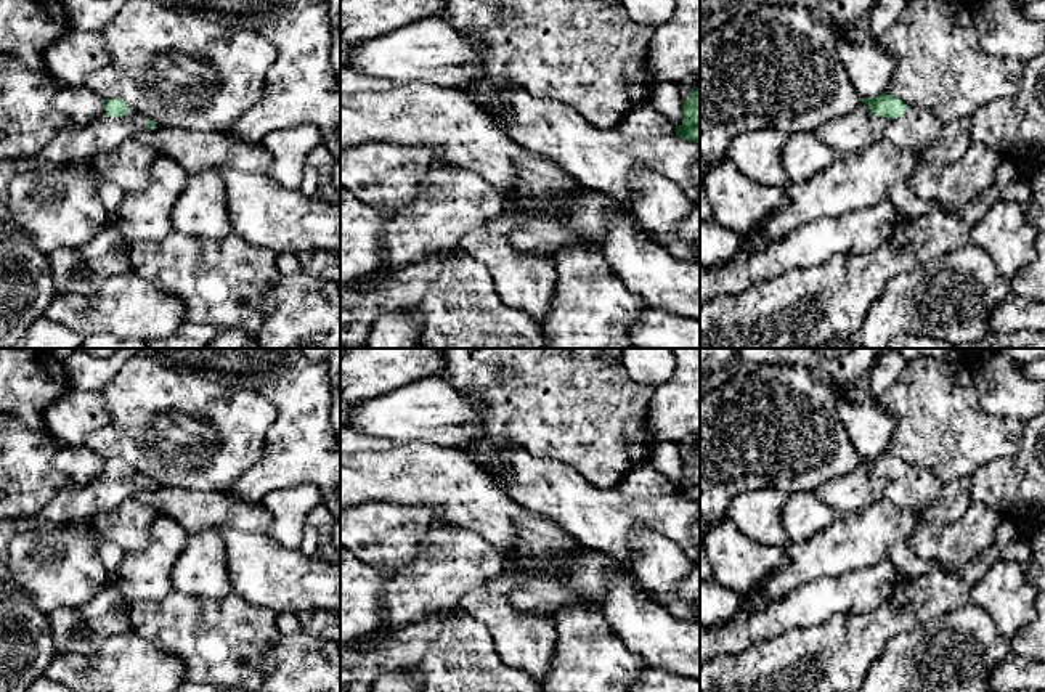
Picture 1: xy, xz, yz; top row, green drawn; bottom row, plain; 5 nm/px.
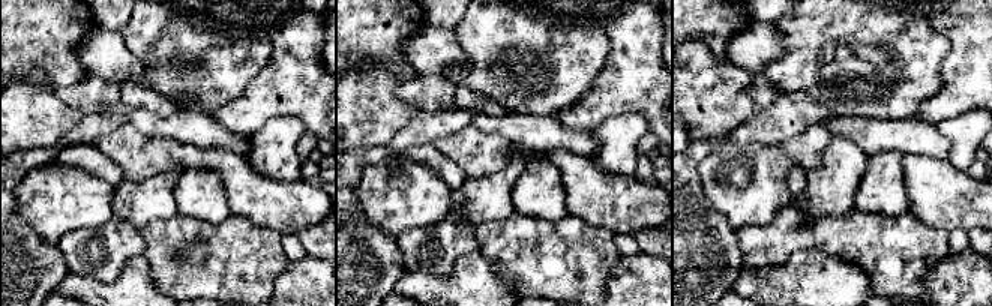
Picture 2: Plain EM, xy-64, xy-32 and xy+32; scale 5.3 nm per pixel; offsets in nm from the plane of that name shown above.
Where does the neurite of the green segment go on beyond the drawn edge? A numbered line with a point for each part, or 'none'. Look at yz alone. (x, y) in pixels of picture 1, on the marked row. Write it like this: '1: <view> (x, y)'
1: yz (917, 129)

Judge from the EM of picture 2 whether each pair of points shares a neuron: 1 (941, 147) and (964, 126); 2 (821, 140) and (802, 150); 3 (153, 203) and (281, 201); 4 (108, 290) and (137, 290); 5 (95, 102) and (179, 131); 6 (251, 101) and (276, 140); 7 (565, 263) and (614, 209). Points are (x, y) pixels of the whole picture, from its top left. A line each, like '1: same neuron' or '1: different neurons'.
1: different neurons
2: same neuron
3: different neurons
4: same neuron
5: same neuron
6: different neurons
7: different neurons

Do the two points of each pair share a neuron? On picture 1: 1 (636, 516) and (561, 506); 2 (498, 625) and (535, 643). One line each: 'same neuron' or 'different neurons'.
1: same neuron
2: same neuron

